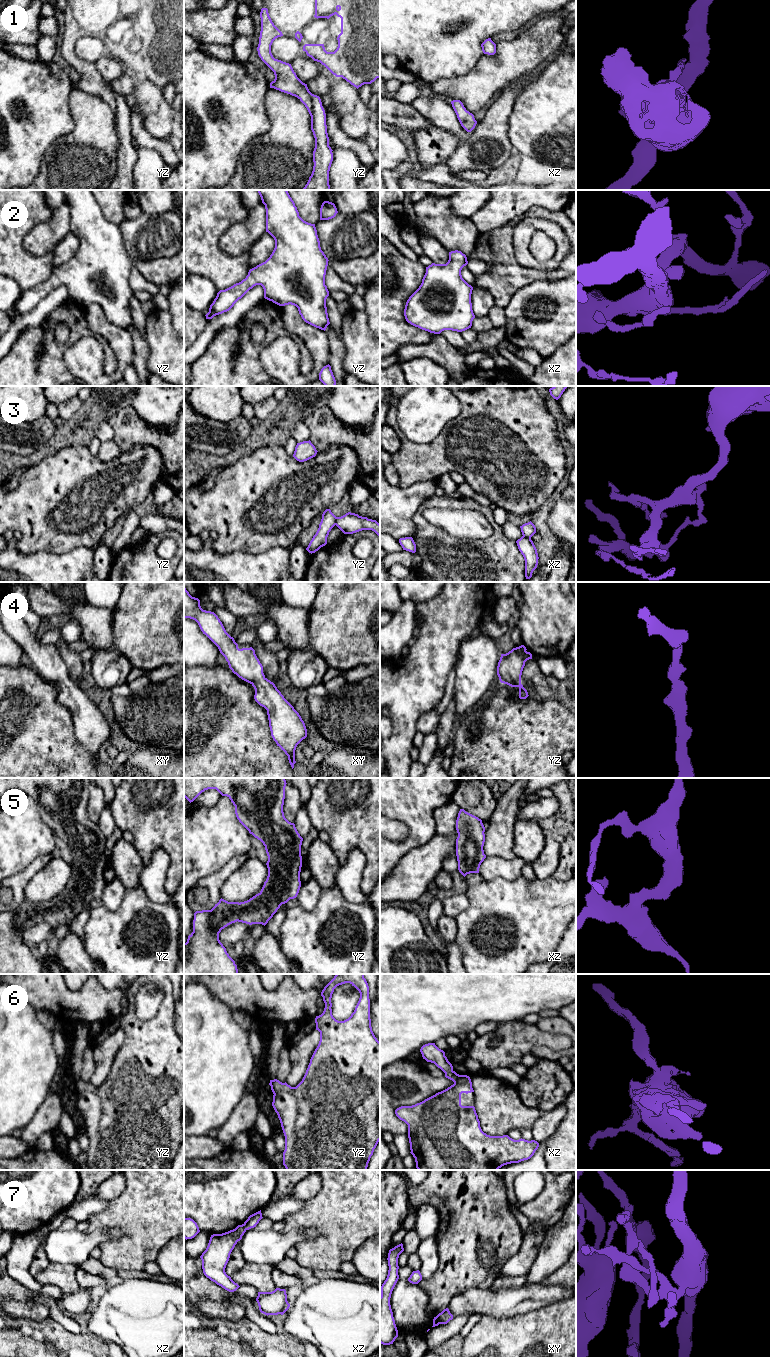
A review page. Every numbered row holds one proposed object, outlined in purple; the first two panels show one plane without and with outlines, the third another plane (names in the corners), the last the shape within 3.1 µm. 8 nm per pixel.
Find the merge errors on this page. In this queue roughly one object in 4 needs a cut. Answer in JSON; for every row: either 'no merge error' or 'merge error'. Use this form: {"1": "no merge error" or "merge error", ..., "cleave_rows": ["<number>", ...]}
{"1": "no merge error", "2": "no merge error", "3": "merge error", "4": "no merge error", "5": "no merge error", "6": "no merge error", "7": "merge error", "cleave_rows": ["3", "7"]}

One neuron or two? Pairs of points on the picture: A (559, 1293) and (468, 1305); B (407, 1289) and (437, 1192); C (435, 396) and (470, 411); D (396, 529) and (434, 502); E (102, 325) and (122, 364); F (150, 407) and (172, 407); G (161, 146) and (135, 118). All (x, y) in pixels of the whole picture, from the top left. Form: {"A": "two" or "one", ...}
{"A": "one", "B": "two", "C": "two", "D": "two", "E": "one", "F": "one", "G": "one"}

